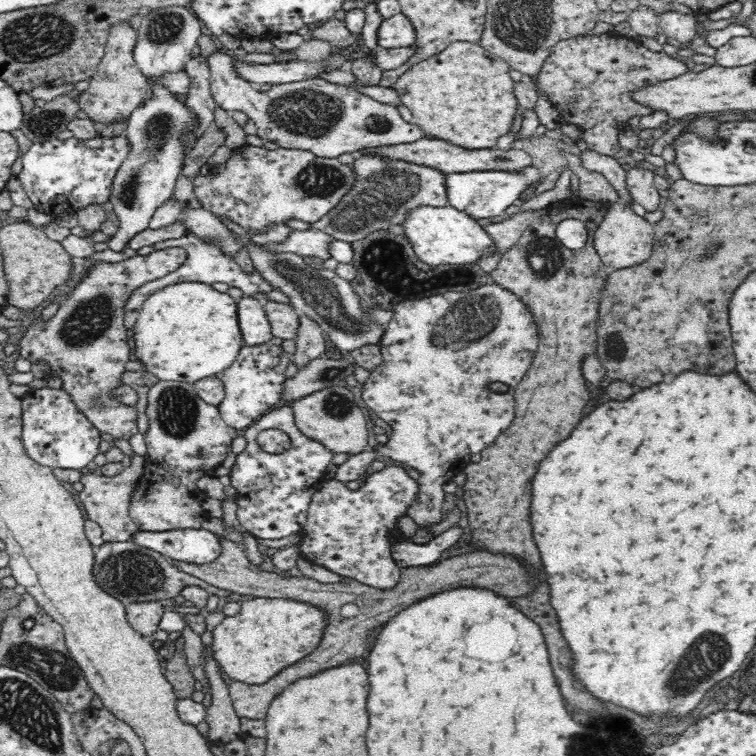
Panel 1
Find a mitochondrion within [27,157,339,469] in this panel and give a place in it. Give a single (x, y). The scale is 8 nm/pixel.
(89, 320)

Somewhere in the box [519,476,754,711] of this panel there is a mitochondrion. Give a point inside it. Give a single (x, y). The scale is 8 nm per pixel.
(704, 657)

